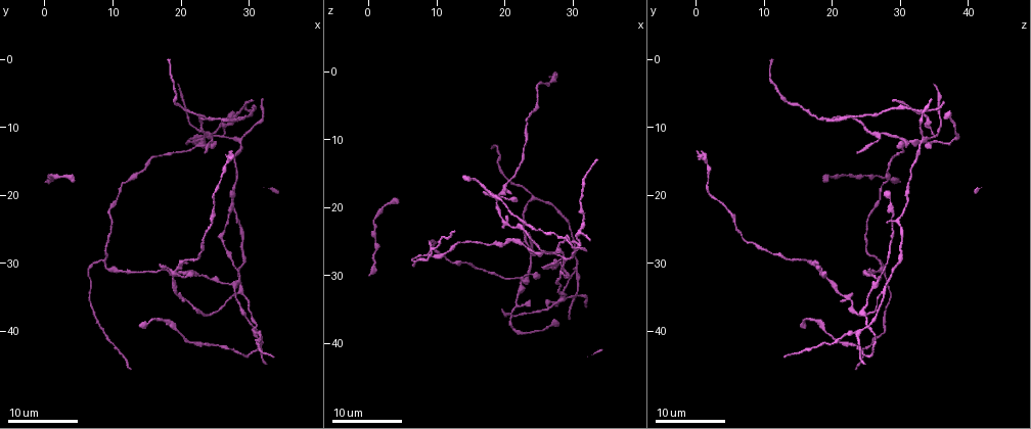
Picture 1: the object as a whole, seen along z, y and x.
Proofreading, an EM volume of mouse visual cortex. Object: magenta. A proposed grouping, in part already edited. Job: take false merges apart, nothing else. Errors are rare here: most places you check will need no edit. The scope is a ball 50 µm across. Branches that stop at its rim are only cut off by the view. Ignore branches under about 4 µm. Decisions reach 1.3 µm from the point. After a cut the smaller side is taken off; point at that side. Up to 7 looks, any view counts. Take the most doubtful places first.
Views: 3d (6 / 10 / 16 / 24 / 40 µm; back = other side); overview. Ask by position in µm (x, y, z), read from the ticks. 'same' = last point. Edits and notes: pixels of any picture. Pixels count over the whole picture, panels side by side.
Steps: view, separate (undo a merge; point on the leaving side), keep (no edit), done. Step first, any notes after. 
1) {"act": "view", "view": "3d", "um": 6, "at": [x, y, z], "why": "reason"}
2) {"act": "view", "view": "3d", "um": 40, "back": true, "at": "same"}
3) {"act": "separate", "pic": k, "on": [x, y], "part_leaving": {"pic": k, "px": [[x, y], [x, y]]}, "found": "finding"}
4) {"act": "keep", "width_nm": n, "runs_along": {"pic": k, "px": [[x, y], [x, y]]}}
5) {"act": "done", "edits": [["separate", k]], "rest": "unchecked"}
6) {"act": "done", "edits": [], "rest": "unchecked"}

{"act": "view", "view": "3d", "um": 24, "at": [31.0, 39.5, 25.5]}

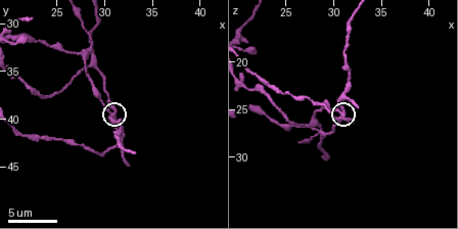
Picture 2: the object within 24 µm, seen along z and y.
{"act": "view", "view": "3d", "um": 6, "at": [31.0, 39.4, 25.6], "why": "closer look"}

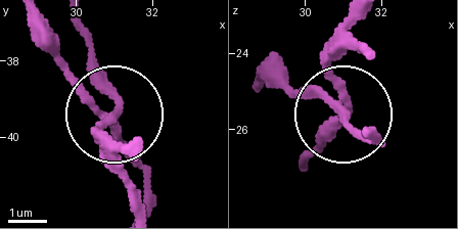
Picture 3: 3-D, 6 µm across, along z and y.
{"act": "view", "view": "3d", "um": 6, "back": true, "at": [31.10, 39.35, 25.55]}

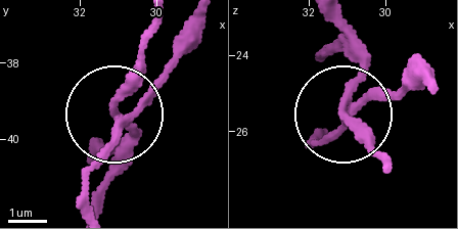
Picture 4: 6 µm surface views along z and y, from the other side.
{"act": "keep", "arms": 4, "found": "one neuron here"}

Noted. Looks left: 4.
{"act": "view", "view": "3d", "um": 16, "at": [26.5, 11.0, 35.0], "why": "three arms meet"}

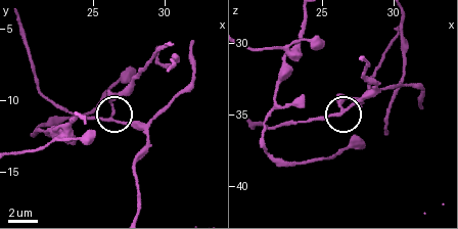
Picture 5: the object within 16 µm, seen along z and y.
{"act": "view", "view": "3d", "um": 6, "at": [26.4, 10.8, 34.8], "why": "closer look"}

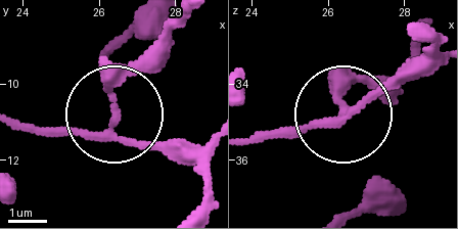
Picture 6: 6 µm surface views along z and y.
{"act": "separate", "pic": 6, "on": [339, 93], "width_nm": 170, "part_leaving": {"pic": 6, "px": [[112, 133], [116, 88], [181, 19]]}, "found": "two neurons meet here"}

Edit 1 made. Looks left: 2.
{"act": "view", "view": "3d", "um": 16, "at": [24.5, 8.5, 18.5], "why": "three-way junction"}

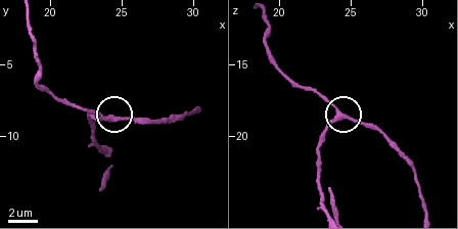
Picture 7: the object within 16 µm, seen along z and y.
{"act": "view", "view": "3d", "um": 10, "at": [24.0, 8.8, 18.4], "why": "closer look"}

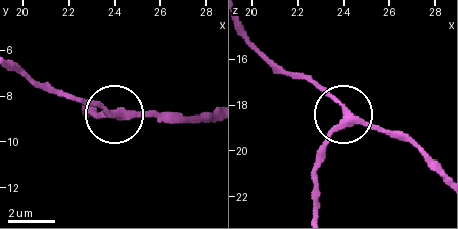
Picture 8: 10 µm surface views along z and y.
{"act": "keep", "arms": 3, "found": "continuous, no second neuron"}

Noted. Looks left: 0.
{"act": "done", "edits": [["separate", 6]], "rest": "unchecked"}

